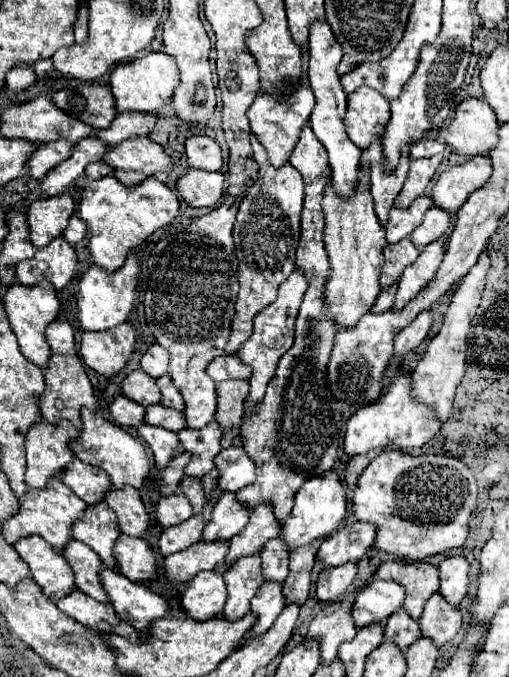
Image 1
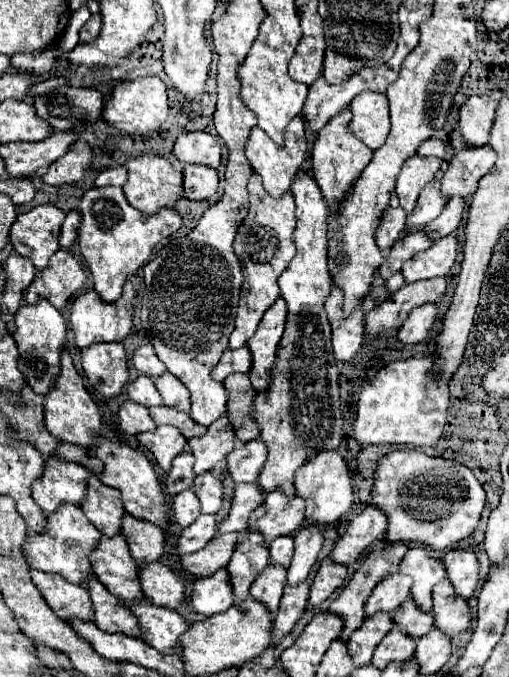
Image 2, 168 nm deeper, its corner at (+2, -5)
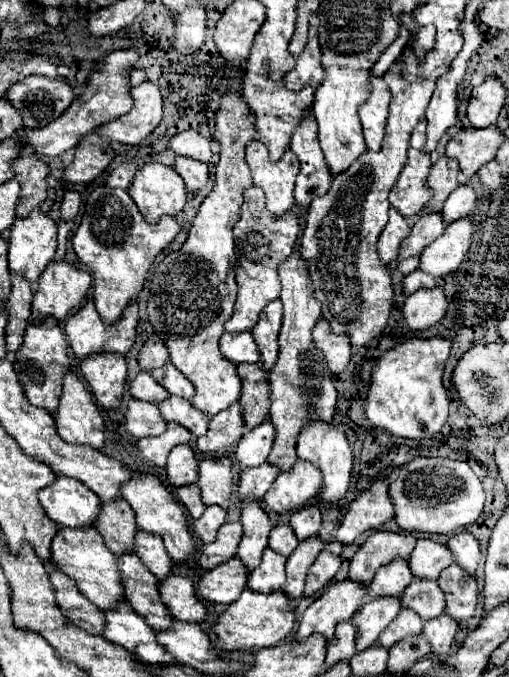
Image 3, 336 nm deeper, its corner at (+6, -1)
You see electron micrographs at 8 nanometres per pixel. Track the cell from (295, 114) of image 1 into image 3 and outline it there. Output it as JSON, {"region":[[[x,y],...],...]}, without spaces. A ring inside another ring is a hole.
{"region":[[[259,140],[247,144],[247,164],[253,174],[255,186],[263,188],[267,208],[281,216],[293,206],[293,186],[299,172],[299,160],[293,152],[285,152],[279,162],[269,162],[267,148]]]}

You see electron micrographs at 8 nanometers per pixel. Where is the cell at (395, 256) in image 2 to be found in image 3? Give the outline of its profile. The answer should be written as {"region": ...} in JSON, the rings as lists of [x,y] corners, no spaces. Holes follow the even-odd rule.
{"region":[[[441,212],[423,214],[413,224],[411,236],[401,242],[399,258],[409,258],[409,256],[415,256],[415,254],[421,254],[423,248],[429,246],[433,240],[437,240],[437,236],[441,236],[443,232],[445,232],[445,224],[443,224]]]}

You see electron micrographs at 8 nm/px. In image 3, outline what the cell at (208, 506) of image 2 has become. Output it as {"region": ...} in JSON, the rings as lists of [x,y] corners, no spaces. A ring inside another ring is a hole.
{"region":[[[227,456],[205,458],[199,464],[199,480],[197,486],[201,488],[203,504],[211,506],[217,504],[225,510],[231,508],[233,496],[233,462]]]}

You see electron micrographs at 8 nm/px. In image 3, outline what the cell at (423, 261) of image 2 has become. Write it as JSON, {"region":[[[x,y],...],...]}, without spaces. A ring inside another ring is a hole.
{"region":[[[465,216],[449,224],[445,228],[445,236],[439,236],[421,252],[419,270],[435,278],[455,272],[471,248],[473,232],[475,232],[475,226],[471,216]]]}

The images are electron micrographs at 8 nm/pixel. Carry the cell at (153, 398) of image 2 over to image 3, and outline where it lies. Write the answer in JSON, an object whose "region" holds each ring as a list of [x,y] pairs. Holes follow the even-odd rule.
{"region":[[[139,372],[137,378],[131,382],[129,388],[131,396],[137,400],[145,400],[145,402],[153,402],[159,404],[161,400],[167,400],[171,394],[165,392],[165,388],[161,388],[161,384],[157,384],[149,372]]]}

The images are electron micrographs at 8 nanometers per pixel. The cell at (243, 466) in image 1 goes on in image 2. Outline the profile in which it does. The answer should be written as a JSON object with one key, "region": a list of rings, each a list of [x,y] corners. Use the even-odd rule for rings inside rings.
{"region":[[[255,438],[245,444],[237,444],[233,452],[229,452],[227,468],[233,482],[255,482],[263,464],[267,460],[267,448],[261,438]]]}

